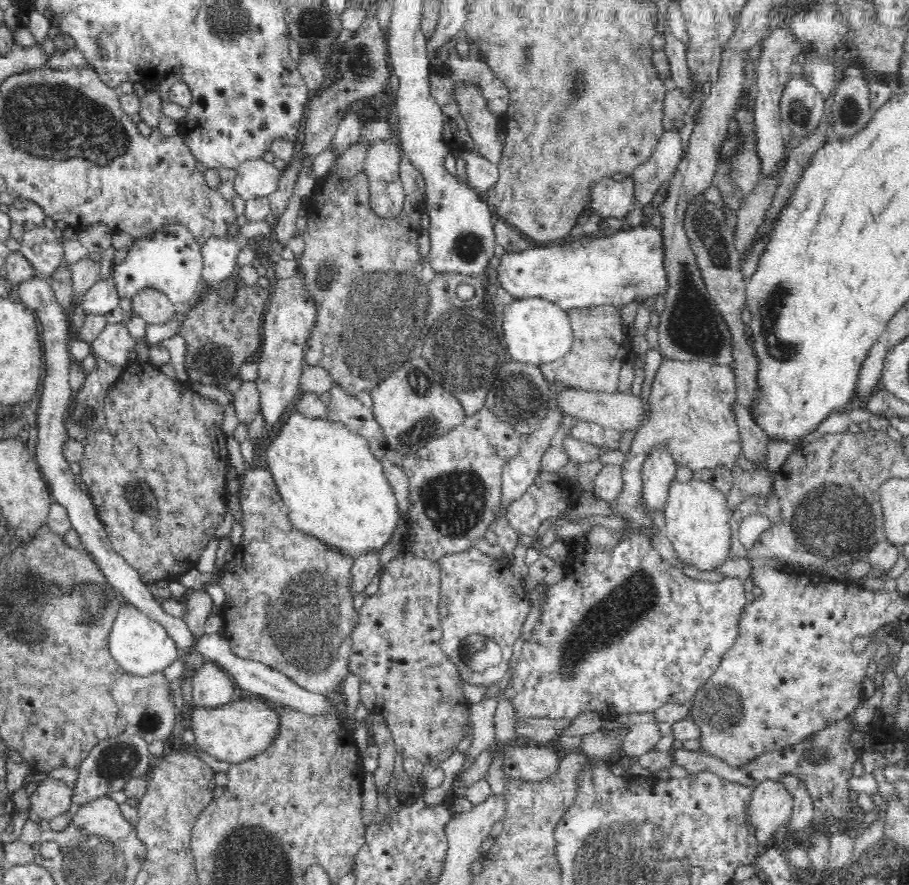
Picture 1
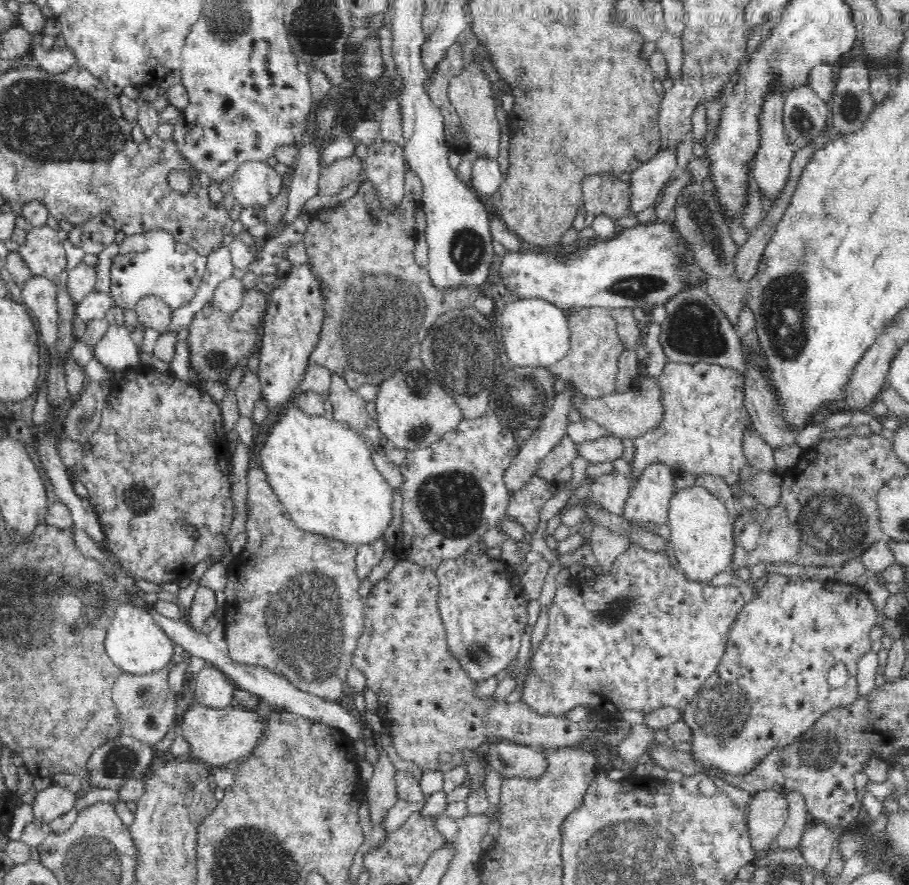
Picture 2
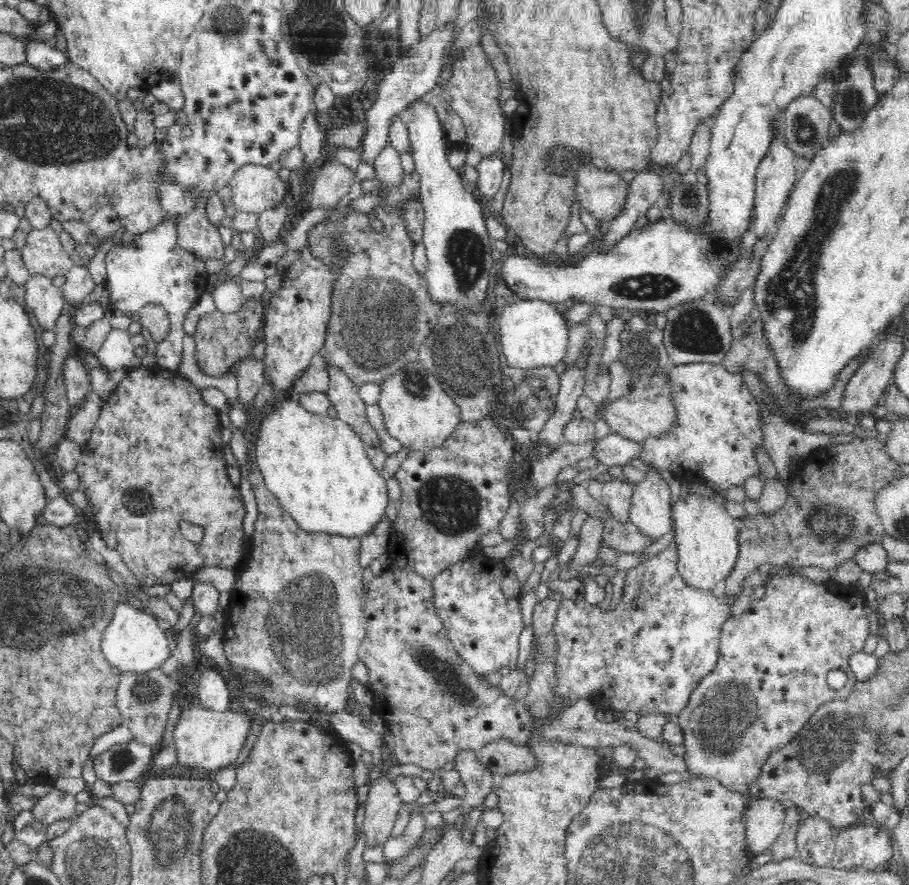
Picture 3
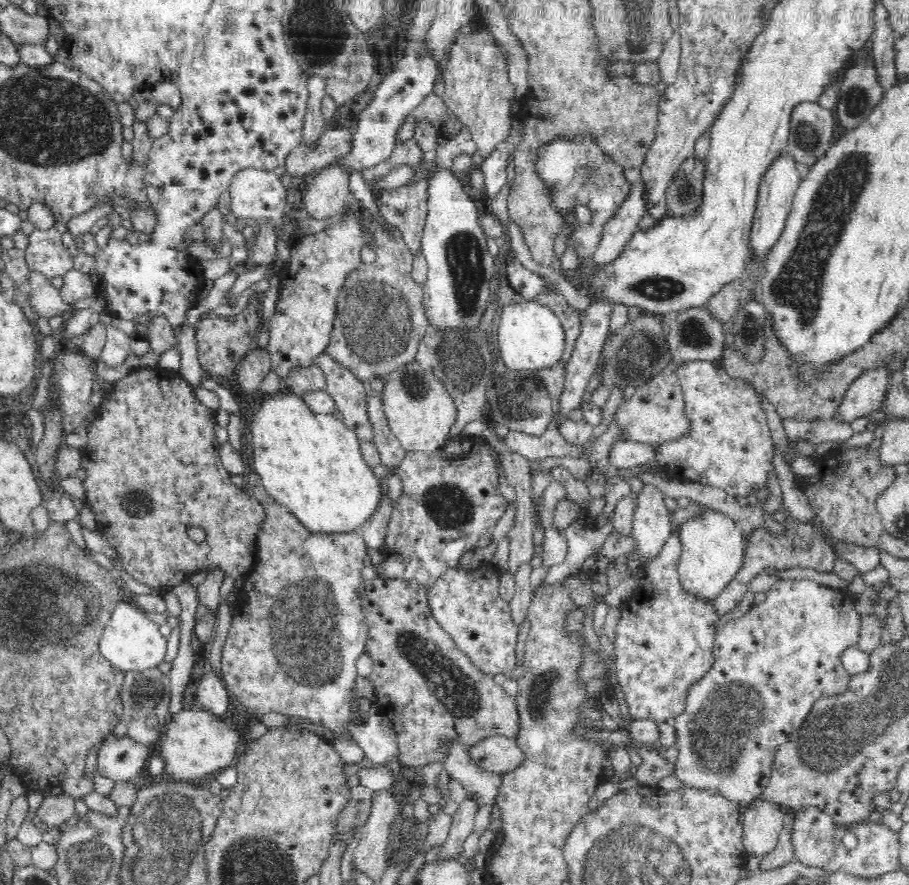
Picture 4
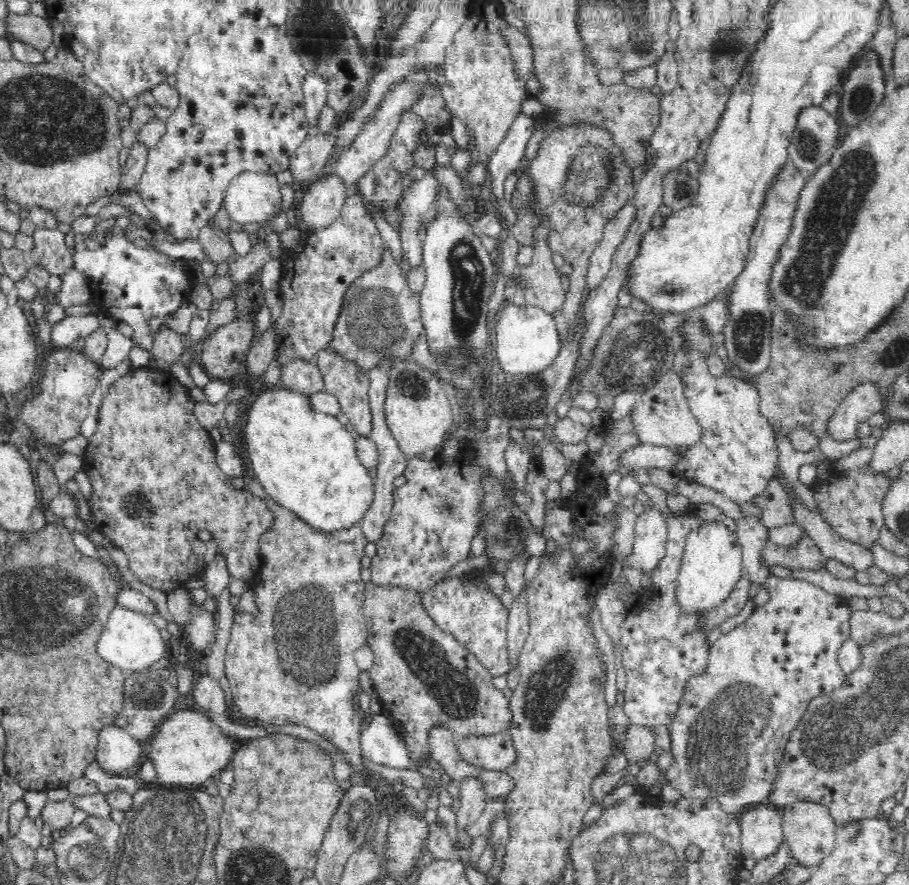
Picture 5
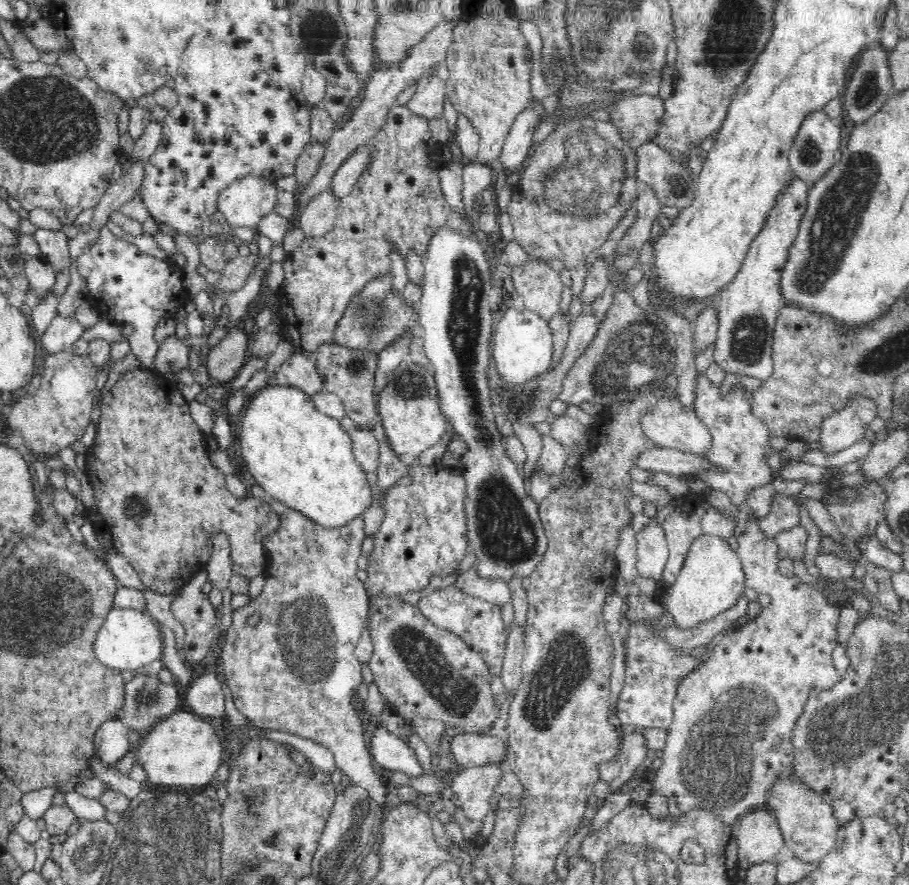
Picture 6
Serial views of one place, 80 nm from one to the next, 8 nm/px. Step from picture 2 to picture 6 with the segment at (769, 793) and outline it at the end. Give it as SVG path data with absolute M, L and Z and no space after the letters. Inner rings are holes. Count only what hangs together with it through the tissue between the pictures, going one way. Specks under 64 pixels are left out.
M759 807L749 813L742 814L736 822L736 830L738 830L738 860L747 860L754 866L774 859L782 846L786 844L776 815L766 807Z

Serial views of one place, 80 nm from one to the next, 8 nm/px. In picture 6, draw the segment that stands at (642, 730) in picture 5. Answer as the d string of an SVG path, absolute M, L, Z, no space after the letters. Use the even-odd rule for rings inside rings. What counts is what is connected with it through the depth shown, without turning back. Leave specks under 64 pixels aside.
M640 729L632 734L621 735L620 755L615 762L619 765L620 774L610 783L610 790L619 792L637 780L636 769L647 758L648 744L646 735Z

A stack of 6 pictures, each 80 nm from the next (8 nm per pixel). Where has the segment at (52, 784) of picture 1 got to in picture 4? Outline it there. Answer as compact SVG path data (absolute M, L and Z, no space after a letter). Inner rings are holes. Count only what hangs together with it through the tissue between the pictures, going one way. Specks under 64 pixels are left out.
M47 794L34 815L53 827L66 827L66 822L74 815L75 797L63 794Z

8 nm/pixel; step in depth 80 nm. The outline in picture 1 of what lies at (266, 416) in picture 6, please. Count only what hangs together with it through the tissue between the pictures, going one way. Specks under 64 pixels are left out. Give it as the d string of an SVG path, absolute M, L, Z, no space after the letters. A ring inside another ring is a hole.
M296 412L266 447L266 464L287 506L287 517L292 527L352 559L360 558L362 554L379 554L392 542L400 524L398 499L384 474L382 462L374 456L362 434L353 433L340 422L312 419Z

